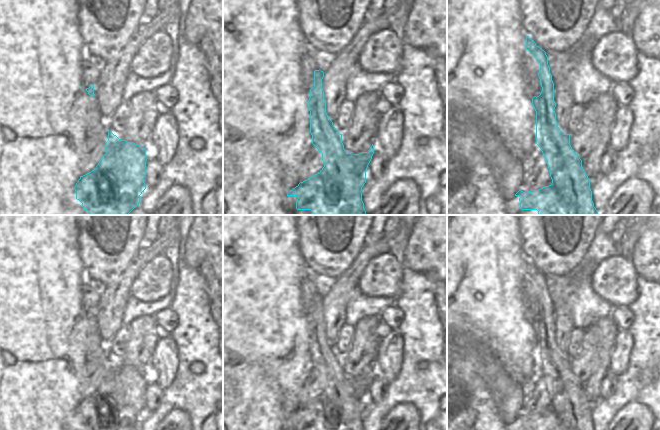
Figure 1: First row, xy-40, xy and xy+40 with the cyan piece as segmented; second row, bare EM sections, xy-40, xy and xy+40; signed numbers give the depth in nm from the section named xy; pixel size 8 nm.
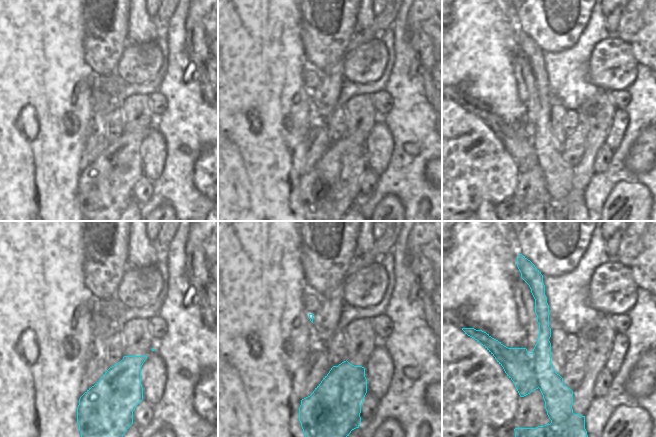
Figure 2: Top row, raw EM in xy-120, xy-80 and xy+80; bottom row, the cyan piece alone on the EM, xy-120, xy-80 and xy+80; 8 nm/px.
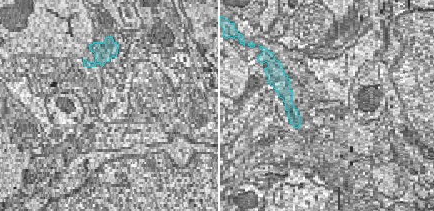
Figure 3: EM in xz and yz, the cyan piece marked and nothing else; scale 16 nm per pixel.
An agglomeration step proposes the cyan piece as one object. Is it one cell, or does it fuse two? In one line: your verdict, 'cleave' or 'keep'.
cleave

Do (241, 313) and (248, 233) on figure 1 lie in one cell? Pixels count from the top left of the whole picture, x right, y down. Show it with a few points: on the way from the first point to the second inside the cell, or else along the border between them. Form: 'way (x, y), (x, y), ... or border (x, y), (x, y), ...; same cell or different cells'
way (241, 293), (241, 260), (243, 253); same cell

